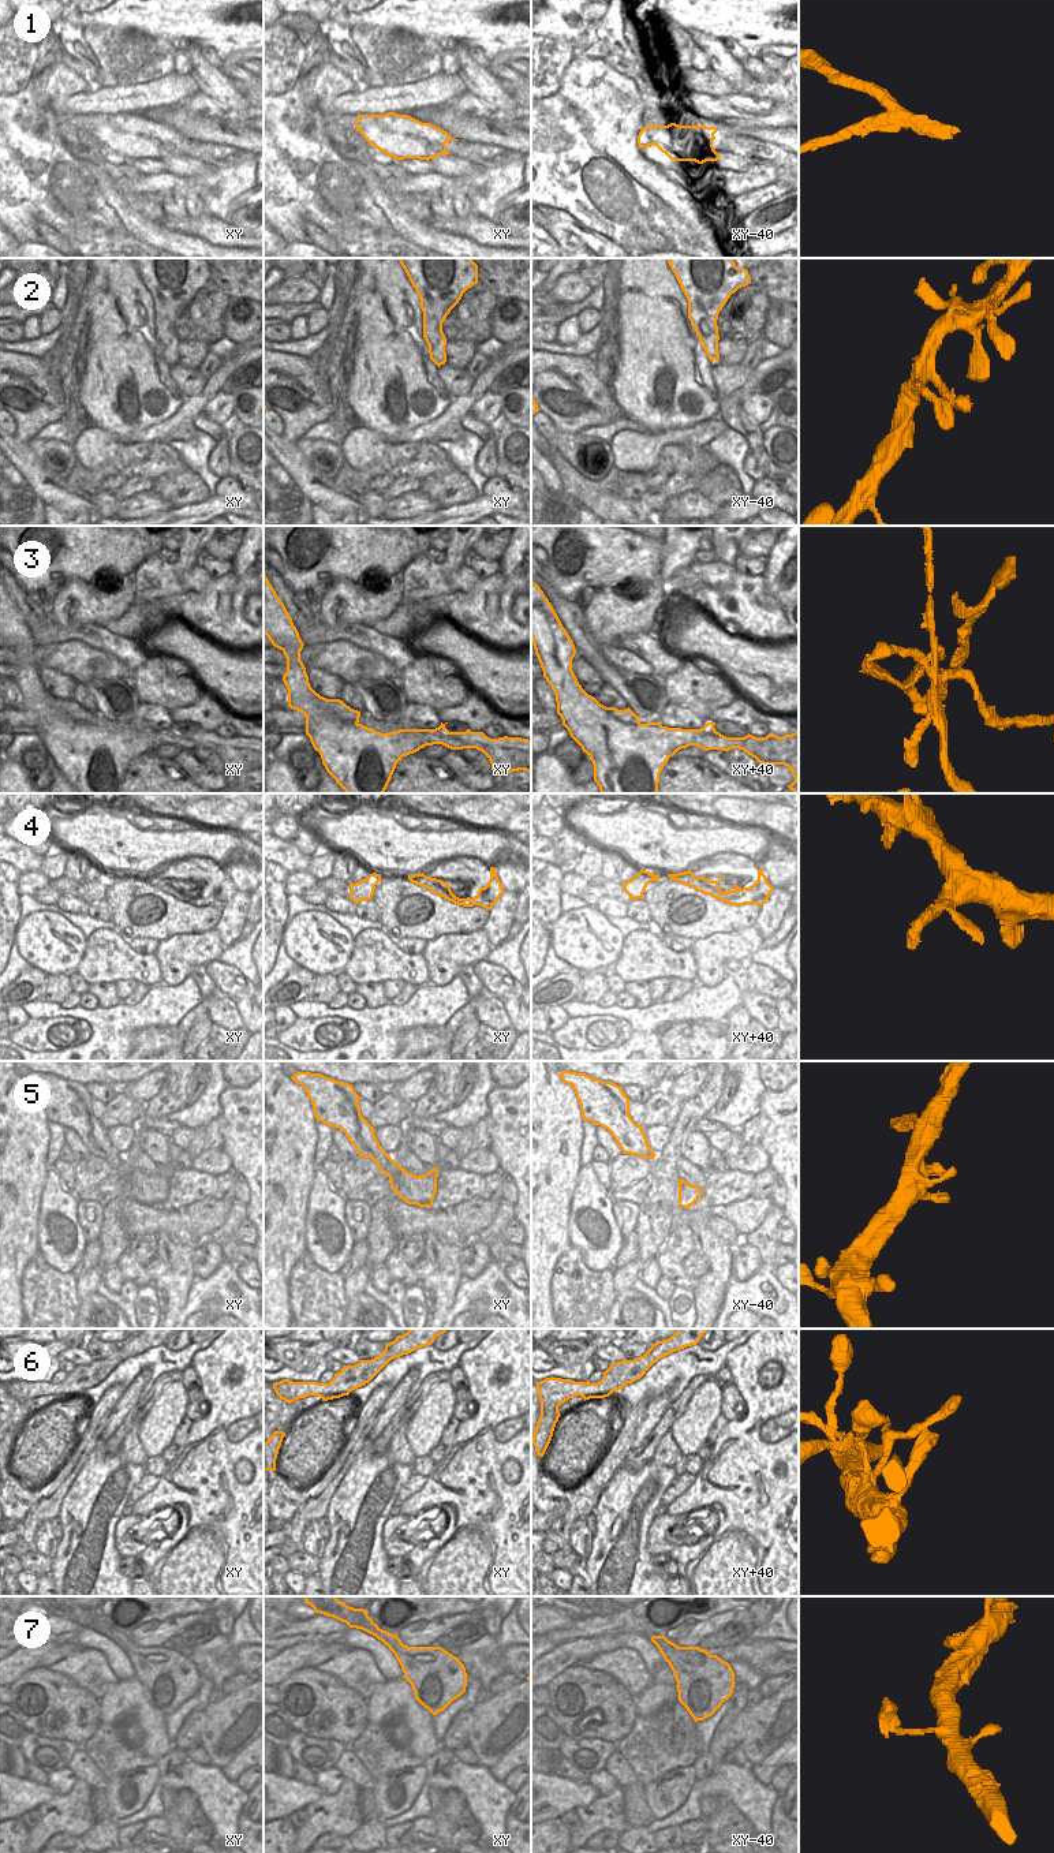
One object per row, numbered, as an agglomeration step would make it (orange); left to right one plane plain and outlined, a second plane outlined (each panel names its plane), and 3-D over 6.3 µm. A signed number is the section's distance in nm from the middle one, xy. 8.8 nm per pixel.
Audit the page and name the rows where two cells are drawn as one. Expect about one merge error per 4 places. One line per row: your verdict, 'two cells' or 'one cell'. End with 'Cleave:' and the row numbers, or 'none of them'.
1: two cells
2: one cell
3: two cells
4: one cell
5: one cell
6: one cell
7: one cell
Cleave: 1, 3

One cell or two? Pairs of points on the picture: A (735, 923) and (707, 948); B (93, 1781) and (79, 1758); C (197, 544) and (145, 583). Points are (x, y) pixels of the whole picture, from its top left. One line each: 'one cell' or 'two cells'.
A: two cells
B: one cell
C: one cell

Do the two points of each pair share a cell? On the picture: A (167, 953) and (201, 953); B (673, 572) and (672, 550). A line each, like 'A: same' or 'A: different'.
A: same
B: same

